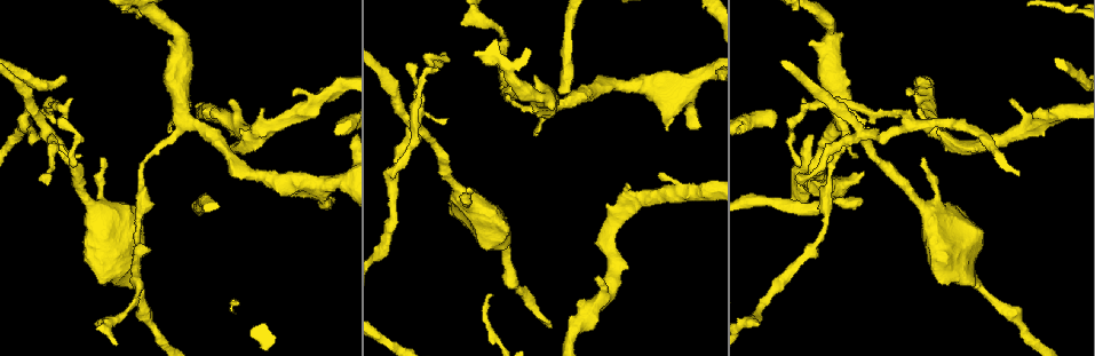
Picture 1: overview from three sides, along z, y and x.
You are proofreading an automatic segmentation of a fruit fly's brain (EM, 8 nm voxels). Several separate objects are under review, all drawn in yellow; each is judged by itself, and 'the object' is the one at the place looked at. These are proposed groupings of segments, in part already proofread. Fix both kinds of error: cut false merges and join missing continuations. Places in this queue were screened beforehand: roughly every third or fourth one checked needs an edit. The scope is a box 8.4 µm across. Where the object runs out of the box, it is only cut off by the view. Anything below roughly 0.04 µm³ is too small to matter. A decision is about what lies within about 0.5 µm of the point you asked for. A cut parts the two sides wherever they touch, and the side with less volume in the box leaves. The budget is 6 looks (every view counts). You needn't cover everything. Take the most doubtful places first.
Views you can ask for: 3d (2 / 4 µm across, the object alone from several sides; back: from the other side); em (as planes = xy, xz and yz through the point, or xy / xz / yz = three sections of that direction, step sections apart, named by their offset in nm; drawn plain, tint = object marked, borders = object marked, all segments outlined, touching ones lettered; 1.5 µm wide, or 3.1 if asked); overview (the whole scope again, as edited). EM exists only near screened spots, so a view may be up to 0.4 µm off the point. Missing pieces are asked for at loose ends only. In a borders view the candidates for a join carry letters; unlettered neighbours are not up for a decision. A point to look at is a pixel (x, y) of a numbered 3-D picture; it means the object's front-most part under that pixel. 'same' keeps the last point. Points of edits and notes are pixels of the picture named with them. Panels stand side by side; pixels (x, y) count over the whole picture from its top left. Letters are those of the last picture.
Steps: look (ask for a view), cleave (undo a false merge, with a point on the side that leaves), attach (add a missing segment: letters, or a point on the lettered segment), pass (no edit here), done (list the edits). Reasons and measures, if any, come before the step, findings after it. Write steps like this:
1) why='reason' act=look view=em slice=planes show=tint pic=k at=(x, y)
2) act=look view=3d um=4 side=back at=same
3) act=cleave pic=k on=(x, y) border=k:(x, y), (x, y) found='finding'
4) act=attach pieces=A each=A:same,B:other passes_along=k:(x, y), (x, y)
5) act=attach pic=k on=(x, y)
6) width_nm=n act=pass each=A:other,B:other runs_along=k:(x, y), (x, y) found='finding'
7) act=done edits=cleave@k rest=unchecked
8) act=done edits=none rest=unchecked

why='sharp bend' act=look view=em slice=xy step=4 show=tint pic=1 at=(51, 134)

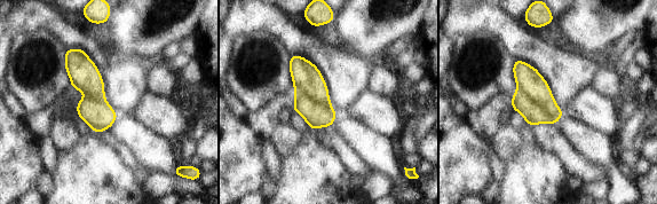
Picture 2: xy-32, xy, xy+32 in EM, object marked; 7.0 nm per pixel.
why='cut it another way' act=look view=em slice=planes show=tint at=same

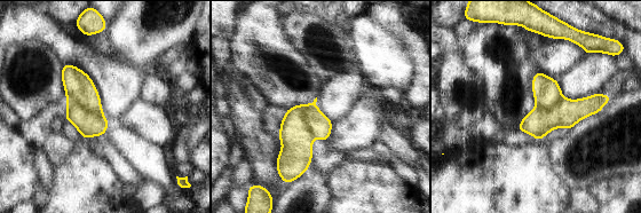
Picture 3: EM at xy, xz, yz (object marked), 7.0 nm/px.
why='what lies round it' act=look view=em slice=planes show=borders at=same

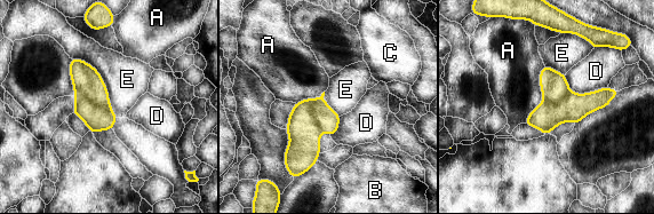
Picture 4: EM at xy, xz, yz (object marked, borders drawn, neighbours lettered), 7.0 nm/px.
act=cleave pic=4 on=(96, 118) each=A:other,B:other,C:other,D:other,E:other part_leaving=4:(613, 92), (563, 112), (528, 121) found='two cells meet here'

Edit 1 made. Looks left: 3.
why='see it whole again' act=look view=overview

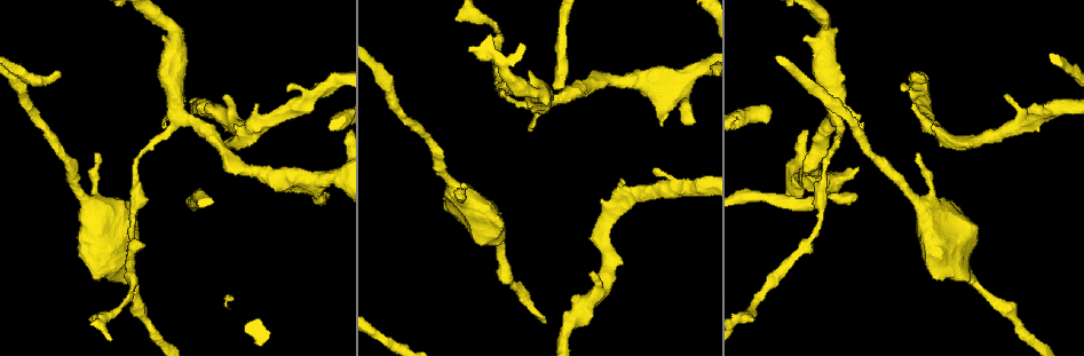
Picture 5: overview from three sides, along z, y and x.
why='sudden change in width' act=look view=em slice=planes show=borders pic=5 at=(823, 176)

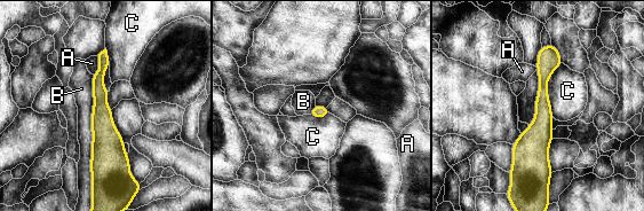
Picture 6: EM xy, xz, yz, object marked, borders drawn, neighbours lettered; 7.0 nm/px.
act=pass each=A:other,B:other,C:other runs_along=6:(551, 48), (542, 81), (535, 179) found='continuous, no second cell'

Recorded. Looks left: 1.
act=done edits=cleave@4 rest=unchecked

